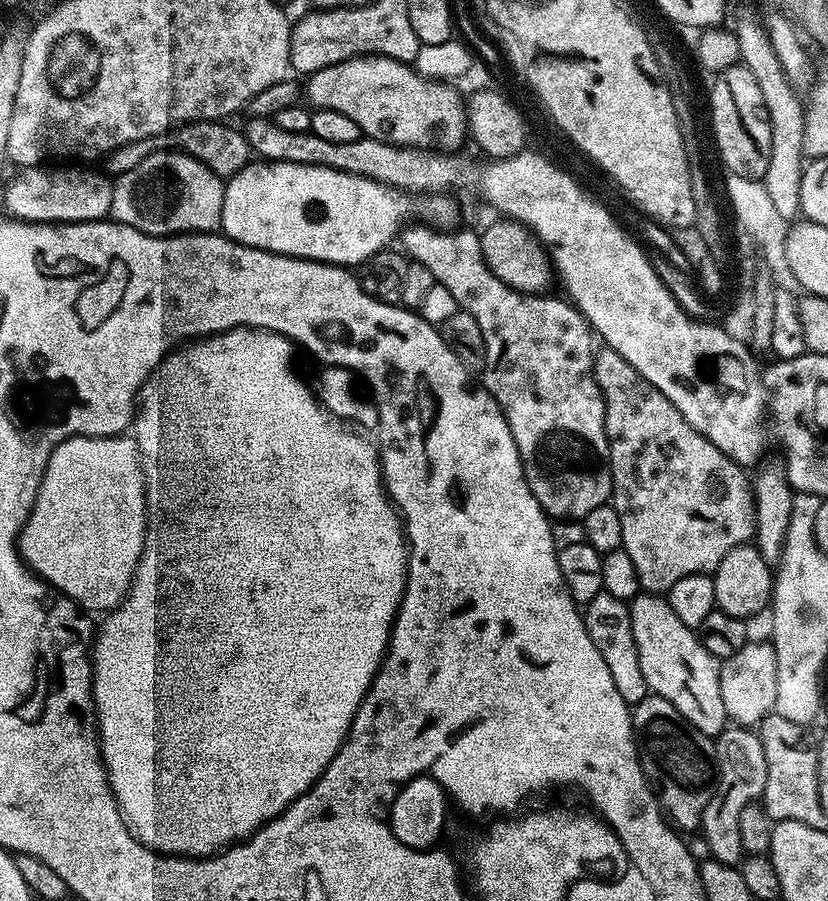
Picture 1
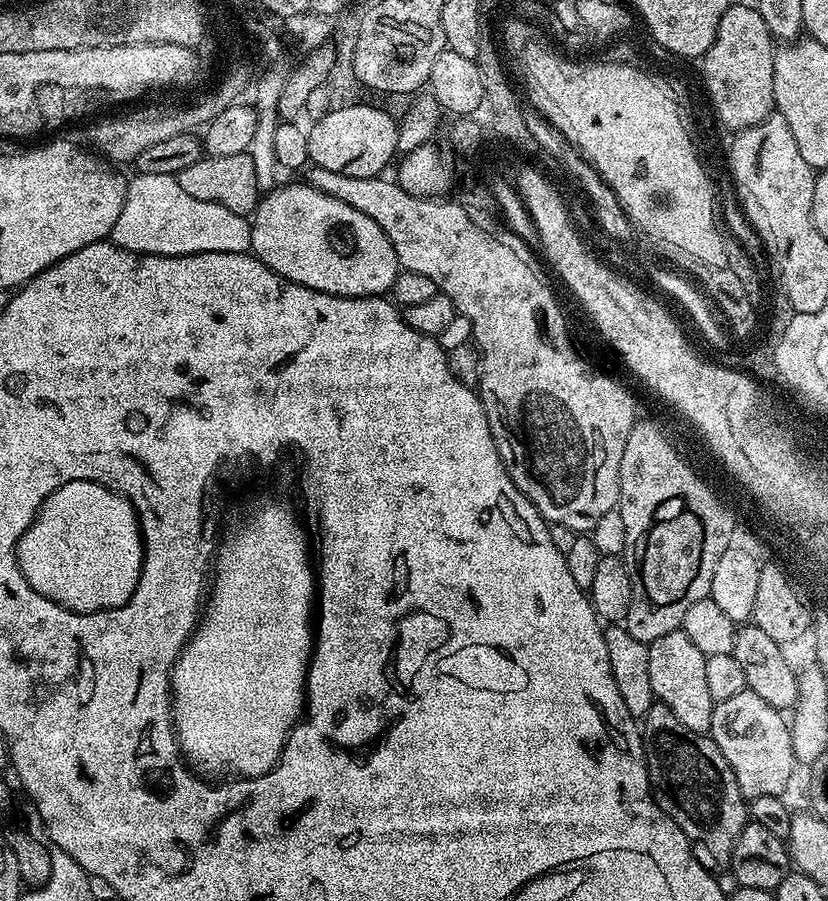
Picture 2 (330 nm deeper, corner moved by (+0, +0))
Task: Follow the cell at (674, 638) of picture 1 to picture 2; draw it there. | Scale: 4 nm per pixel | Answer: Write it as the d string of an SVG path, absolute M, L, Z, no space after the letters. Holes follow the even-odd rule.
M682 630L662 634L653 644L648 645L650 654L650 686L654 690L656 700L665 704L678 722L689 730L703 732L712 731L712 709L714 702L710 698L710 690L706 687L706 662L708 657L686 638Z

